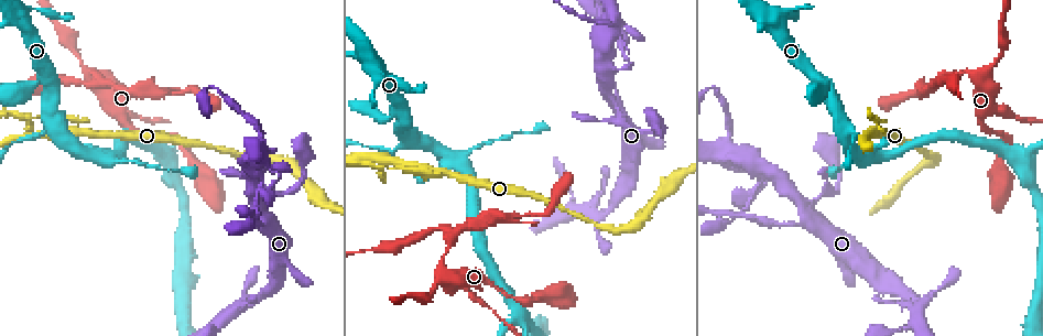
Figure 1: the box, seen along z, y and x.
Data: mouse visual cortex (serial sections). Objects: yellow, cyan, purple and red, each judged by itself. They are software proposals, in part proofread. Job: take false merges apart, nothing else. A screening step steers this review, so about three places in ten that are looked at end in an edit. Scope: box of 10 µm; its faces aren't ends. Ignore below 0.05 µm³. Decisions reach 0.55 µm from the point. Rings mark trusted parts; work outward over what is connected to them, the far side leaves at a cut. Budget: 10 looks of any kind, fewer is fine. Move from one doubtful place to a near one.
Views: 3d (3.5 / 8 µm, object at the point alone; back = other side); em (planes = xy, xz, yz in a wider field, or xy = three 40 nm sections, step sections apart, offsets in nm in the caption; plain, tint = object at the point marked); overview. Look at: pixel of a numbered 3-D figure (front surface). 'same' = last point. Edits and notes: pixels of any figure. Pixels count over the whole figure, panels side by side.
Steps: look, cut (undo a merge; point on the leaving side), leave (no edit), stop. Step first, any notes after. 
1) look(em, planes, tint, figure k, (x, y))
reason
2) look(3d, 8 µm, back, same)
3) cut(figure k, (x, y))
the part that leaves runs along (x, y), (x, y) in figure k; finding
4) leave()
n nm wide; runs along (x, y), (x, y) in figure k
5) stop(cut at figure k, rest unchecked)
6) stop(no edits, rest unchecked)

look(3d, 3.5 µm, figure 1, (608, 209))
a narrow waist

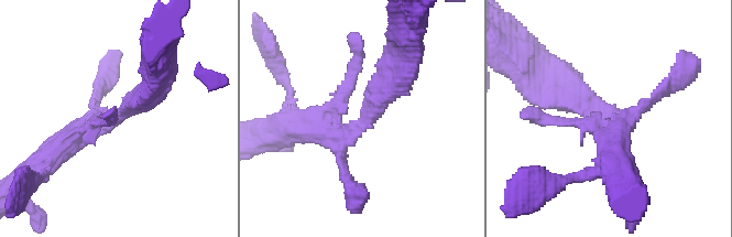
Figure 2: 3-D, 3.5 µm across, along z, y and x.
look(em, planes, tint, figure 2, (360, 121))
shape alone is not enough

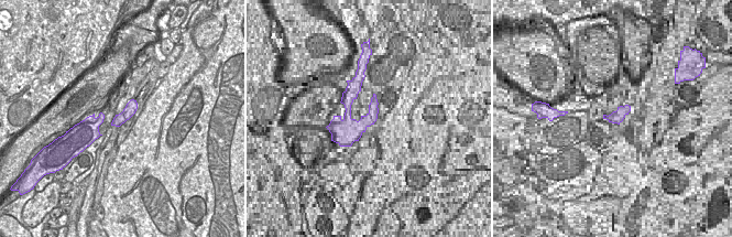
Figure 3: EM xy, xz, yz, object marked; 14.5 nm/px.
leave()
runs along (154, 89), (53, 158) in figure 2; all the same cell

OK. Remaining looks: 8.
look(3d, 3.5 µm, figure 1, (979, 78))
a narrow waist

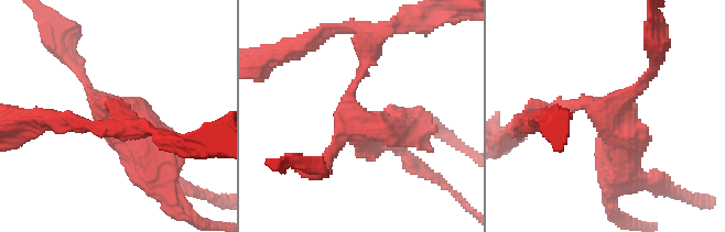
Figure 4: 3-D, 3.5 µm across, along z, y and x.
look(em, planes, tint, figure 4, (357, 120))
3 arms; arms of 150, 150, 400 nm; shape alone is not enough

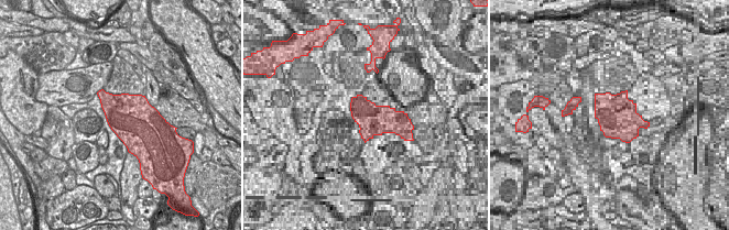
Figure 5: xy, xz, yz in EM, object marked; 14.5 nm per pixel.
leave()
one cell here

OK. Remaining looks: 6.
look(em, xy, step 1, tint, figure 1, (878, 132))
thin neck

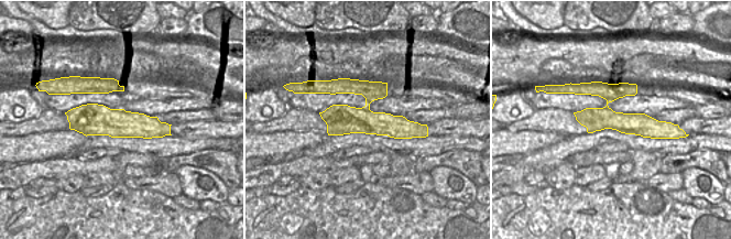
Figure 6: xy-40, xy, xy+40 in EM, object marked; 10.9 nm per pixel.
look(3d, 3.5 µm, same)

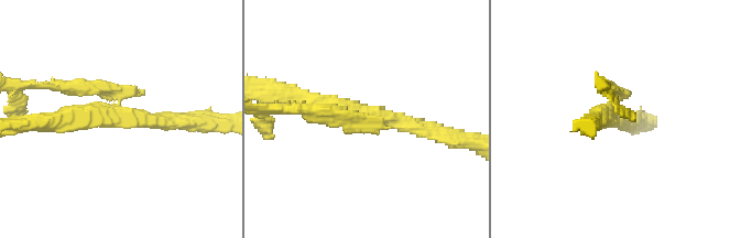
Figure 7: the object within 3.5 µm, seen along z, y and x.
cut(figure 7, (78, 82))
two cells meet here

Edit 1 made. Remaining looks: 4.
look(3d, 8 µm, back, figure 1, (809, 219))
sudden change in width

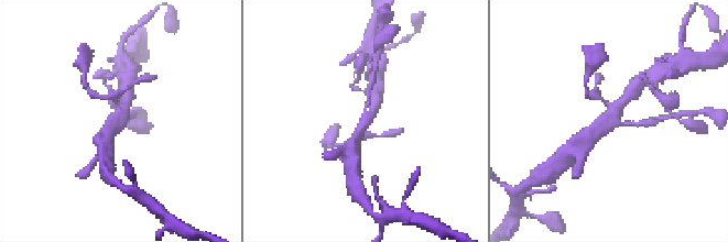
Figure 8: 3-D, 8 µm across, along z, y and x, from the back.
look(em, xy, step 1, tint, same)
4 arms; arms of 150, 200, 350, 350 nm

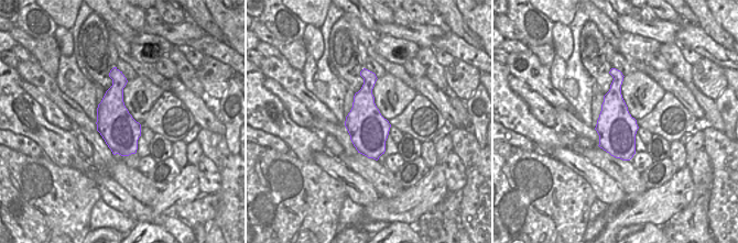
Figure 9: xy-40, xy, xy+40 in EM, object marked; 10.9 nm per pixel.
leave()
420 nm wide; runs along (590, 134), (609, 123), (631, 92) in figure 8; continuous, no second cell

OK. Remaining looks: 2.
stop(cut at figure 7, rest unchecked)

